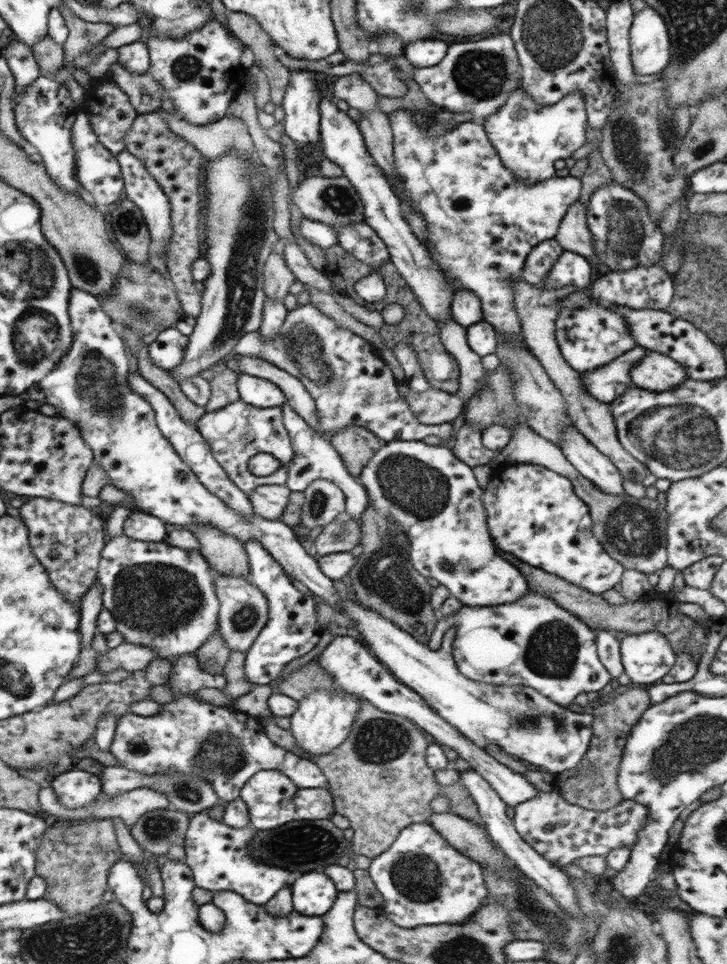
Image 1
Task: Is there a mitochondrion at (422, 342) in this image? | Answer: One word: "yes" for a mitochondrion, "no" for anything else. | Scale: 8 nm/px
yes

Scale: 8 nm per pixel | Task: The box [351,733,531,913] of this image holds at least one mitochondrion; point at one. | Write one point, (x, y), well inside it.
(416, 876)

